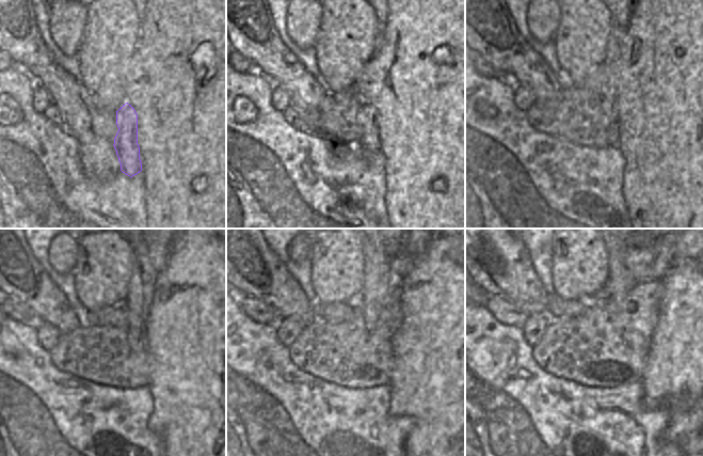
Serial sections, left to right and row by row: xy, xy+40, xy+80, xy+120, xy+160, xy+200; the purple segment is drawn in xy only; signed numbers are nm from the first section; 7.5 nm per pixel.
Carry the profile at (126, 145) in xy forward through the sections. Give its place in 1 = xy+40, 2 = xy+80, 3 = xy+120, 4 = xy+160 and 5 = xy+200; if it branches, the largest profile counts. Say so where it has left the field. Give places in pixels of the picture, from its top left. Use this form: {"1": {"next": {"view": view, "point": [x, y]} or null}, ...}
{"1": {"next": {"view": "xy+40", "point": [368, 115]}}, "2": {"next": {"view": "xy+80", "point": [608, 107]}}, "3": {"next": {"view": "xy+120", "point": [141, 285]}}, "4": {"next": {"view": "xy+160", "point": [383, 274]}}, "5": {"next": {"view": "xy+200", "point": [609, 250]}}}

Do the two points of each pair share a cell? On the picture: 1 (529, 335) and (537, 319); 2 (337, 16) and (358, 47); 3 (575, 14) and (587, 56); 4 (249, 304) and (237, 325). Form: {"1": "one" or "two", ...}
{"1": "one", "2": "one", "3": "one", "4": "two"}

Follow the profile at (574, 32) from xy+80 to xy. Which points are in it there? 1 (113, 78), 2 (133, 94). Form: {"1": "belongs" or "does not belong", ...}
{"1": "belongs", "2": "does not belong"}

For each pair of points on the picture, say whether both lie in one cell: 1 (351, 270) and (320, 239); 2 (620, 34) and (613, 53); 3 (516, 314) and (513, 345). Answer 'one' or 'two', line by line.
1: one
2: one
3: two

